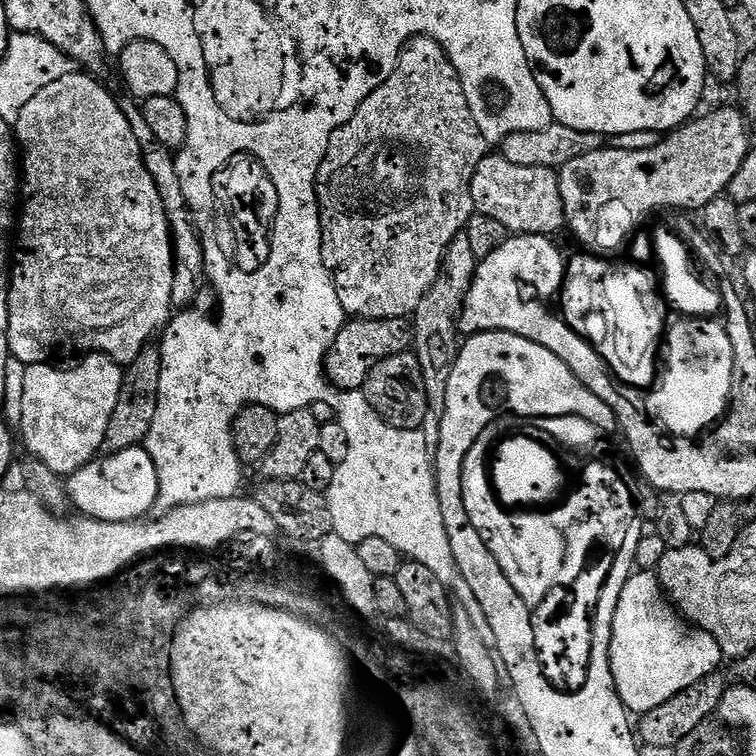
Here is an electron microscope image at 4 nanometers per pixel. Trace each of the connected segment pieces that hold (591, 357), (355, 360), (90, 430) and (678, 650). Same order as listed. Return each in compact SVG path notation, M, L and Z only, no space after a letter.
M509 235L508 241L494 254L476 265L476 277L470 286L470 294L464 303L460 327L465 333L509 332L518 334L530 342L546 346L588 387L598 398L610 390L615 375L604 368L594 352L588 352L568 328L564 328L563 315L551 312L544 303L555 301L566 279L566 256L560 253L555 239L546 236Z
M405 318L389 320L357 320L349 319L344 329L338 334L336 343L328 351L326 375L336 389L349 394L363 389L368 380L370 370L378 366L388 356L409 351L414 344L414 328Z
M93 352L83 359L77 368L55 368L52 362L29 364L23 385L19 439L24 439L27 455L40 459L63 478L97 459L124 381L124 368L109 356Z
M633 571L631 578L622 586L622 598L618 598L618 611L614 614L614 626L610 638L610 670L614 674L614 686L620 701L632 714L643 714L670 702L674 694L682 694L686 686L694 686L702 678L721 667L725 655L718 642L706 630L690 626L676 611L665 591L660 587L660 577L655 571Z

